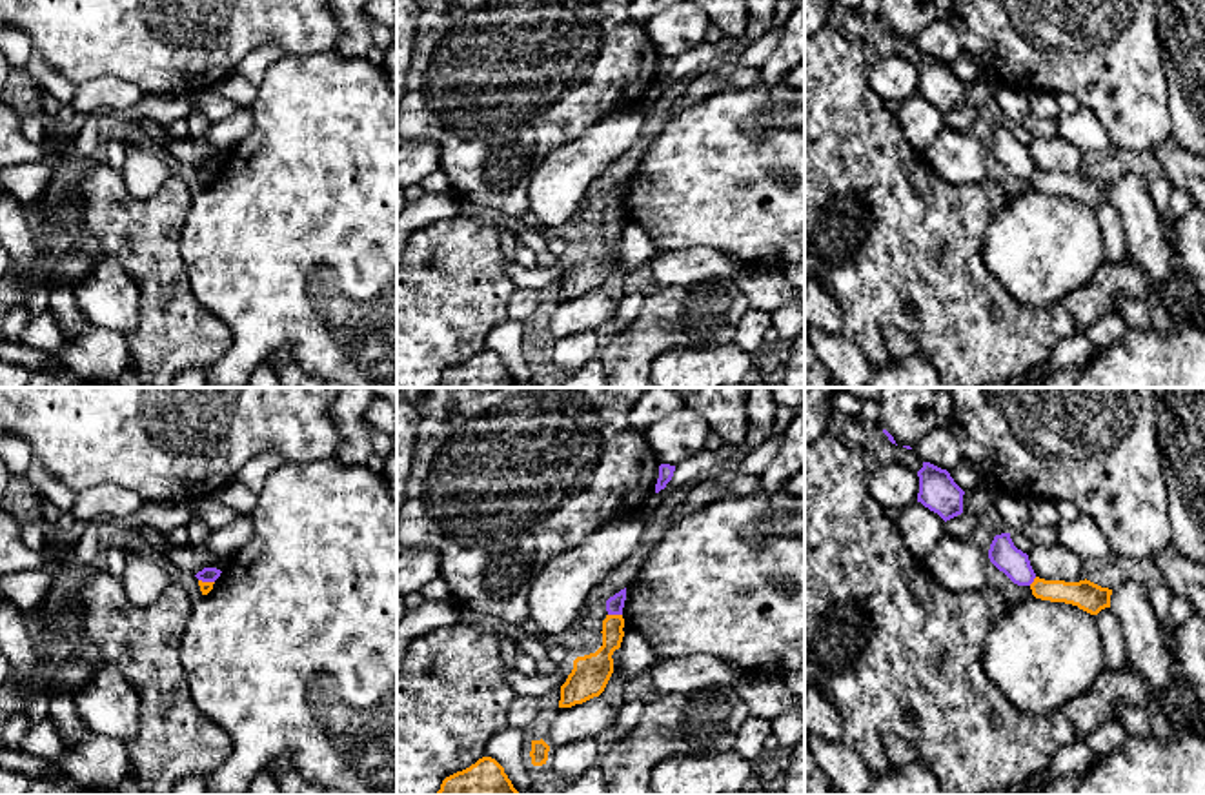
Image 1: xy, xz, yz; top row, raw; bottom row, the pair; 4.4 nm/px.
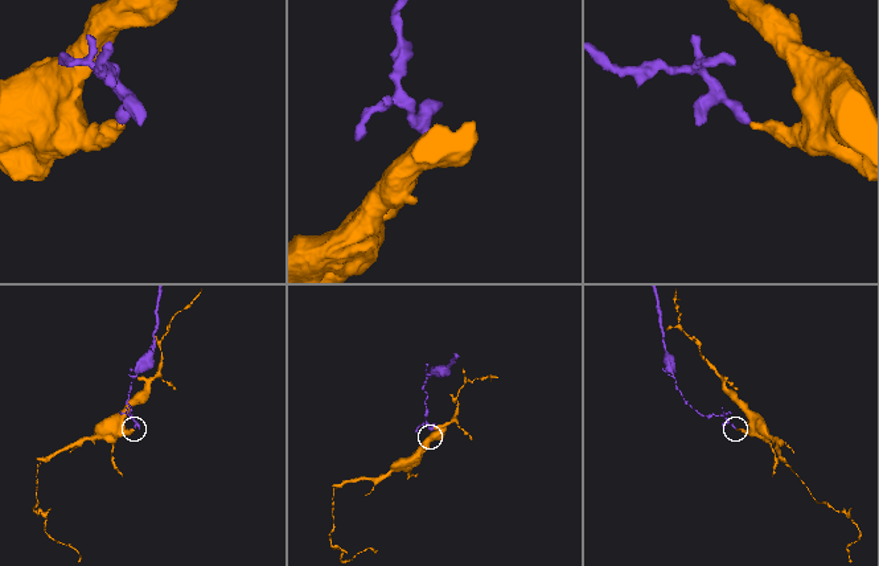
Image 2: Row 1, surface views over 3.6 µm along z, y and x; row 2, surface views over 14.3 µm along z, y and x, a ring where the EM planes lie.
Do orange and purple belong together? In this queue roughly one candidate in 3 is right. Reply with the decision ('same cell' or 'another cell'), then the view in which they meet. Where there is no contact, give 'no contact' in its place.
another cell | xz

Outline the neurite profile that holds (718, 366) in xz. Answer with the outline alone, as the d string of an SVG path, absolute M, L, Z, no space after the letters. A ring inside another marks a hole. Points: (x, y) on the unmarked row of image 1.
M735 342L703 349L681 347L661 353L650 369L653 387L739 387L748 382L757 357Z

